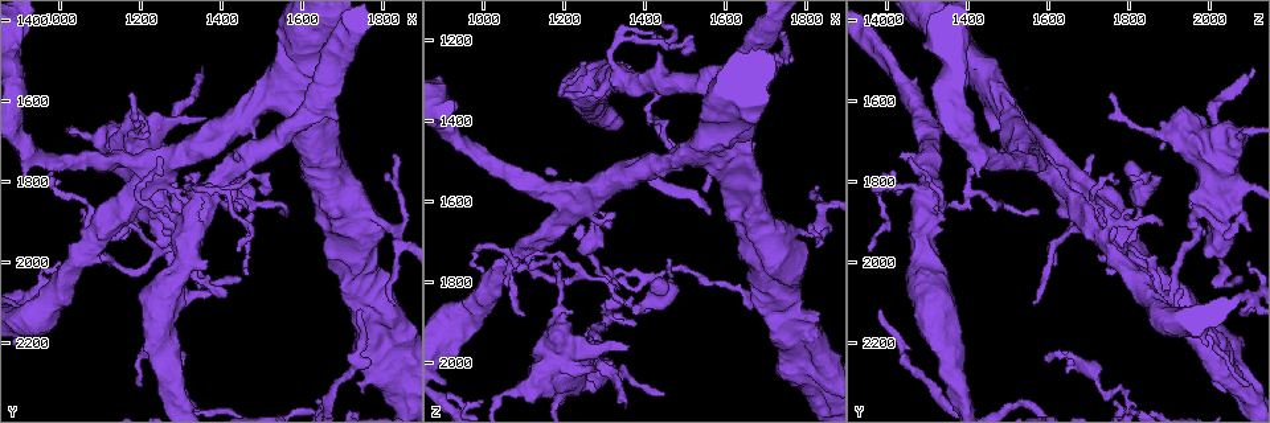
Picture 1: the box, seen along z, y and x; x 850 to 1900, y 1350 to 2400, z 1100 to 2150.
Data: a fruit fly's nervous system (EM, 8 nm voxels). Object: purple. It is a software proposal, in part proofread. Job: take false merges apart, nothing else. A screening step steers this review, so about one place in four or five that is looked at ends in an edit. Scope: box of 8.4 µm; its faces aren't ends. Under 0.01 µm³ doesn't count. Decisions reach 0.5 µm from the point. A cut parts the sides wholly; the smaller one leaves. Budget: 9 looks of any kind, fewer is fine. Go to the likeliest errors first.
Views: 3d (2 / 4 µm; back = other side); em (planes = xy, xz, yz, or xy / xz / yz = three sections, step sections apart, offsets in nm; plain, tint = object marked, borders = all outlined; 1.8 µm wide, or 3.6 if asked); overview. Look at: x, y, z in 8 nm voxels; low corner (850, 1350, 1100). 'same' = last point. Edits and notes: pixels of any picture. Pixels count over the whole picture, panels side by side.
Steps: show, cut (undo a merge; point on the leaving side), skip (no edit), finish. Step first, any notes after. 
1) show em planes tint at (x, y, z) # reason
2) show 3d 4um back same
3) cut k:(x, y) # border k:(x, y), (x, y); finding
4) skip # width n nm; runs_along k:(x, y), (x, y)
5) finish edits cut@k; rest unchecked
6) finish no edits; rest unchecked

show em xy step 16 tint at (1080, 1940, 1735) # sudden change in width

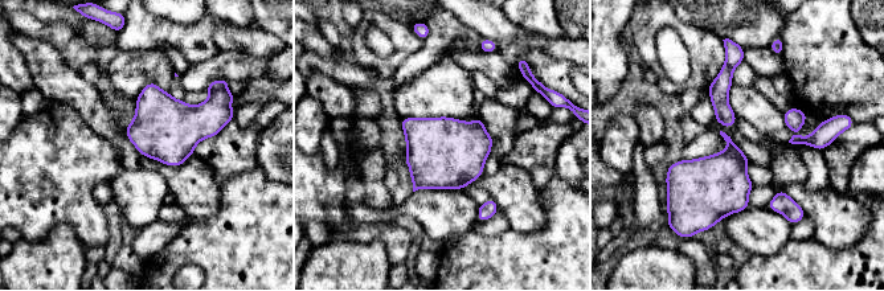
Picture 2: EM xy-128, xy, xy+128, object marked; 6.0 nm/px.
skip # all the same neuron

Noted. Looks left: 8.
show em 3.6um planes tint at (1230, 1880, 2005)

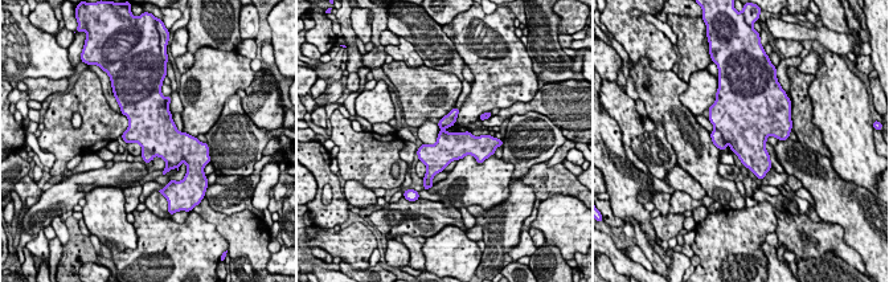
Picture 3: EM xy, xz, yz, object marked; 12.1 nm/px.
skip # width 360 nm; one neuron here

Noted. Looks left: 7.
show em planes tint at (1375, 1820, 1195) # abrupt turn

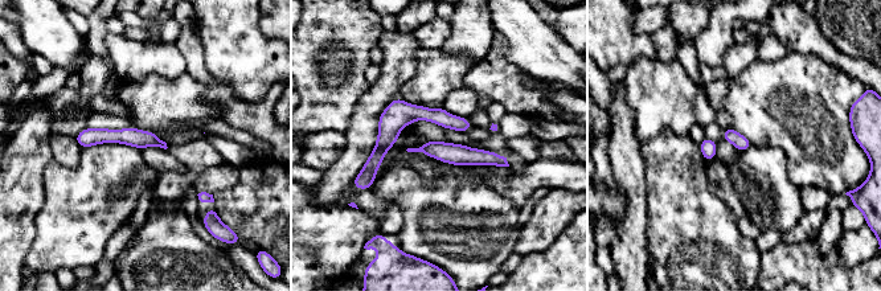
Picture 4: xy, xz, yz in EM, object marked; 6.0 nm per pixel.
skip # width 90 nm; runs_along 4:(423, 148), (492, 158), (503, 163); one neuron here

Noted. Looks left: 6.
show em planes borders at (1445, 1640, 1500) # three-way junction

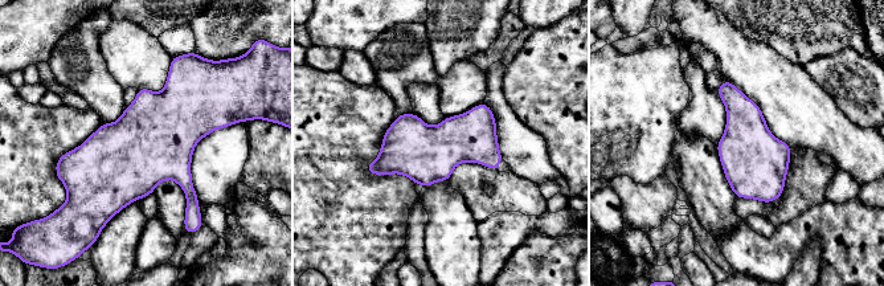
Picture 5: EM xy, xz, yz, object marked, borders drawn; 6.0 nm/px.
skip # all the same neuron

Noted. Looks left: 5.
finish no edits; rest unchecked

